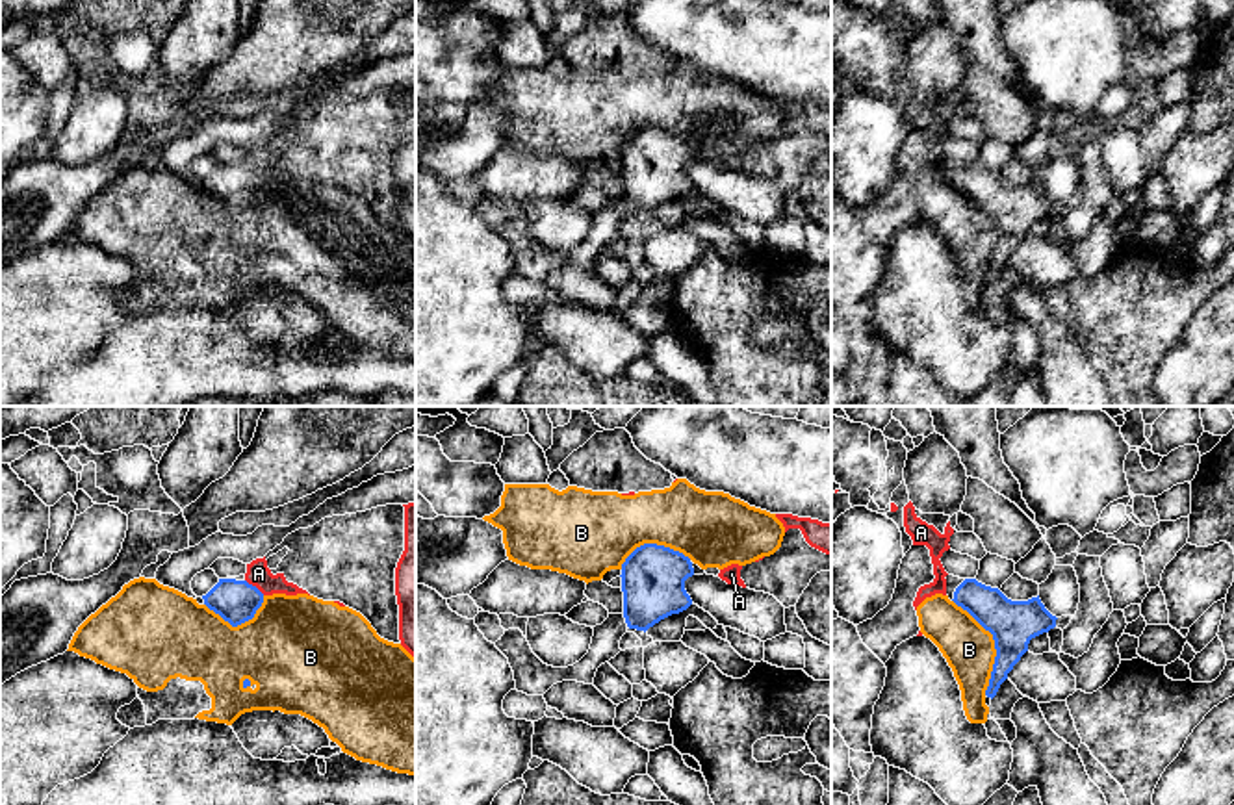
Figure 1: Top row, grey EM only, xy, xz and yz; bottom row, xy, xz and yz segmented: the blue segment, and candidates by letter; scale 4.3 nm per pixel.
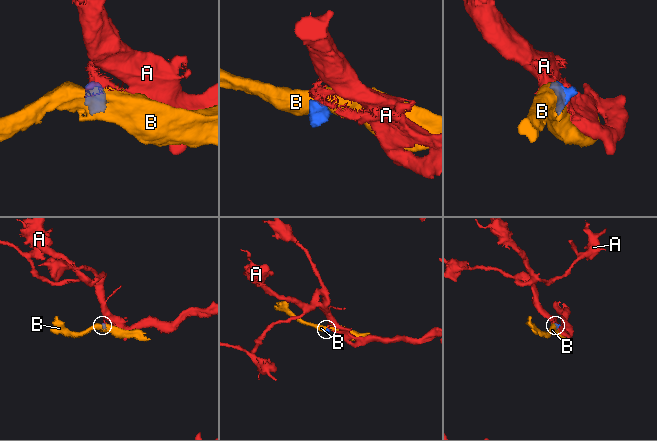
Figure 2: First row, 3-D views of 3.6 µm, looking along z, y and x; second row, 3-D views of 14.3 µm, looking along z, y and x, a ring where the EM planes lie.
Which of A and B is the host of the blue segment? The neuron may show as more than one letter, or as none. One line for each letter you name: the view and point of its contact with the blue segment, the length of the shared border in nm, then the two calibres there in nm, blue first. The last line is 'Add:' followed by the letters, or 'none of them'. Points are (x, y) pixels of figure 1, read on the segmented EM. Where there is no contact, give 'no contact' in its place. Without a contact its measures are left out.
Add: none of them

